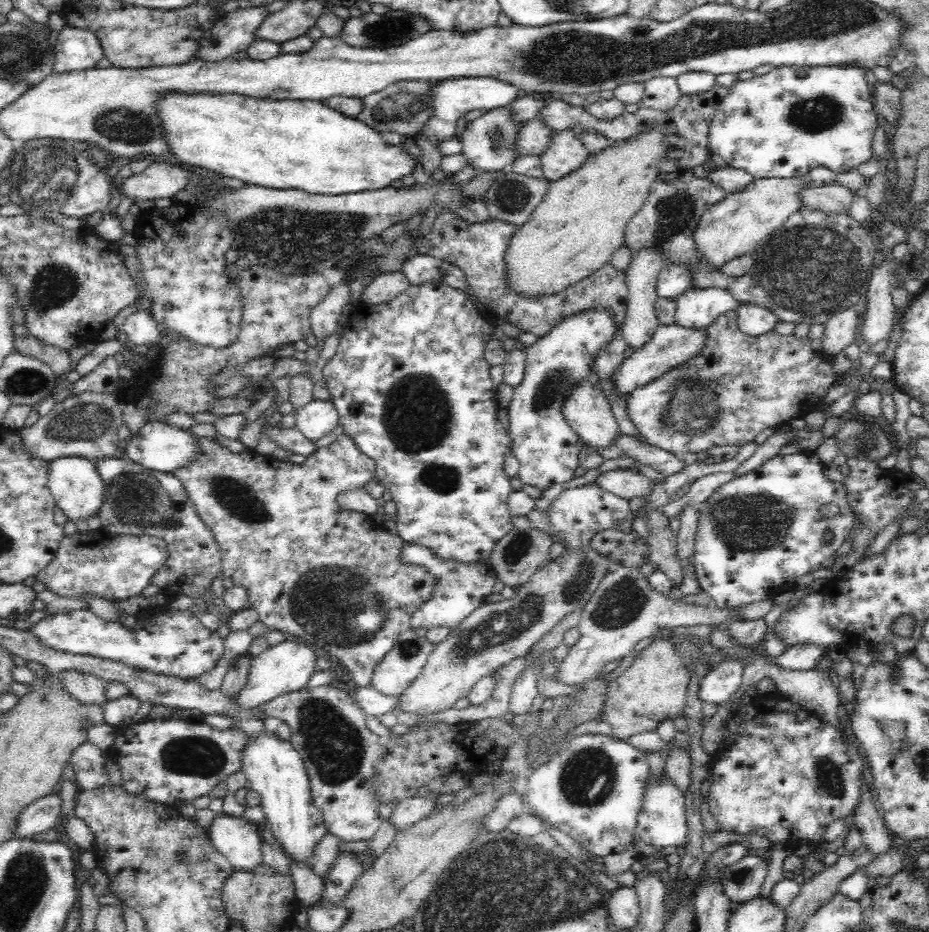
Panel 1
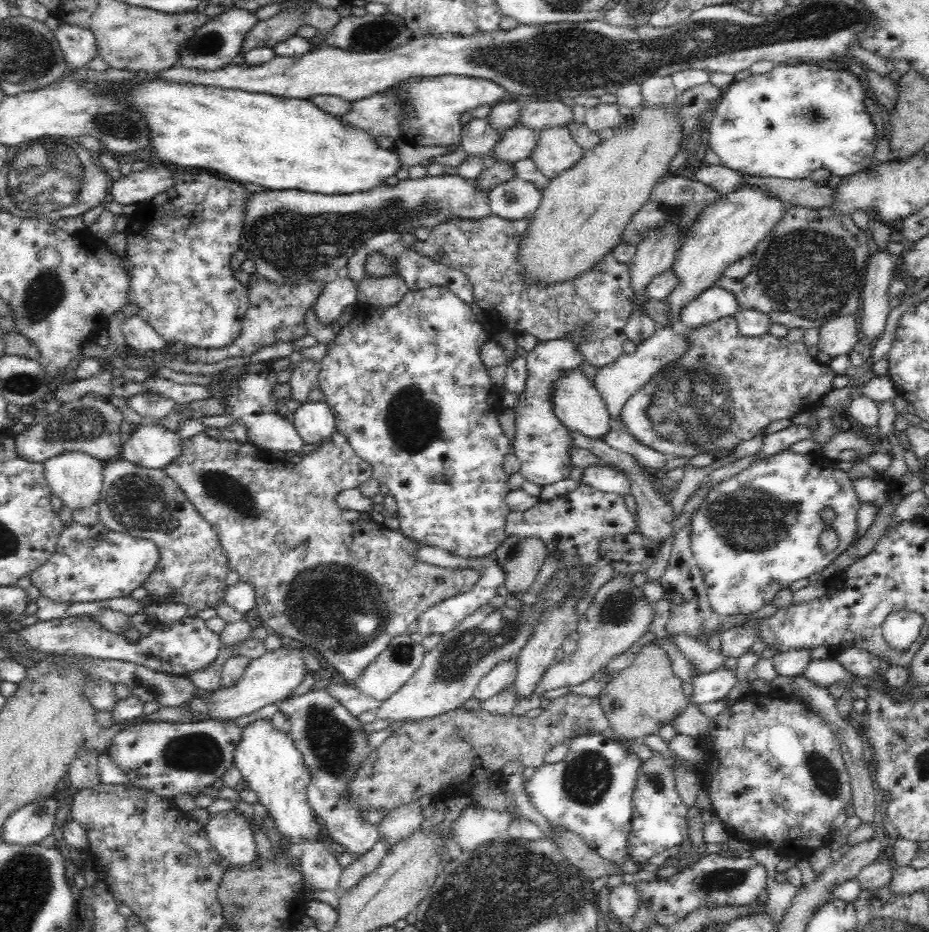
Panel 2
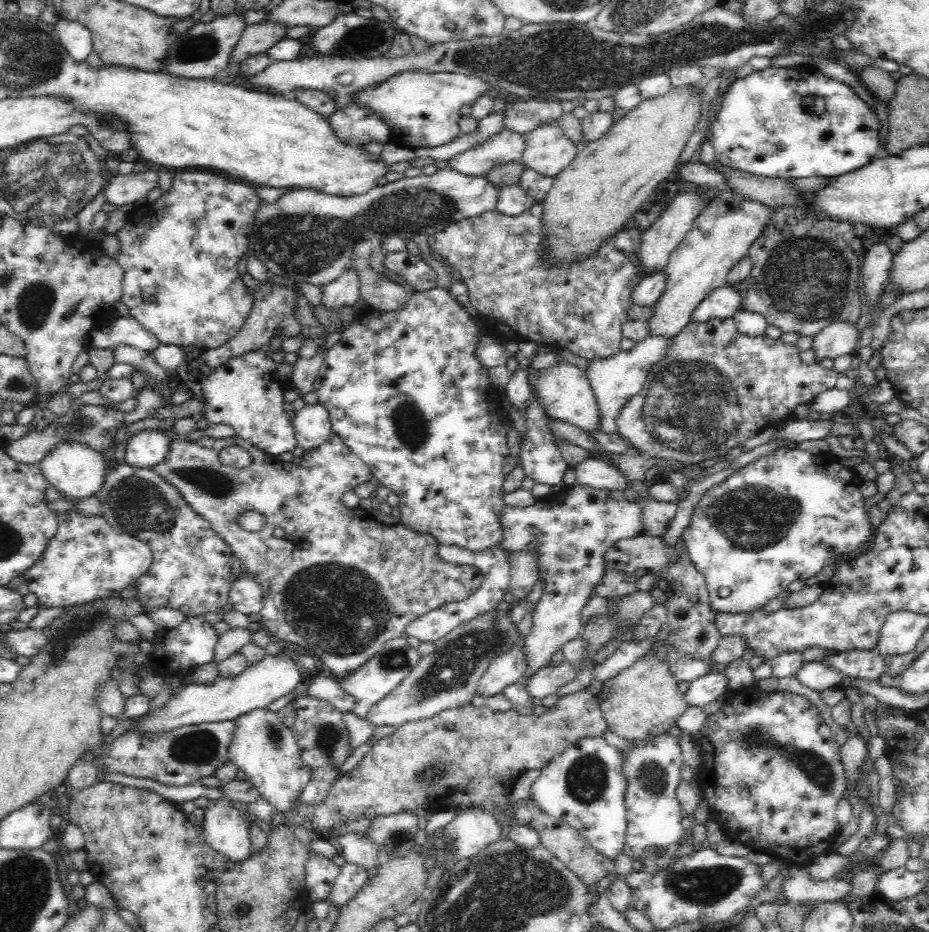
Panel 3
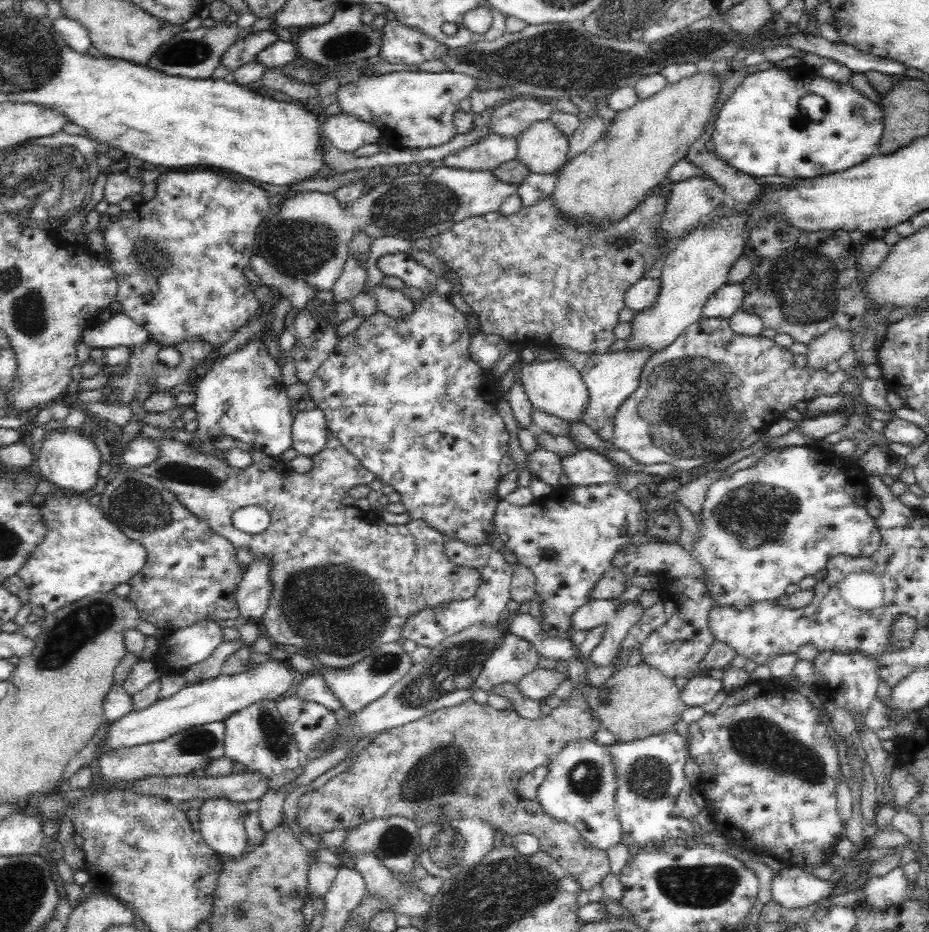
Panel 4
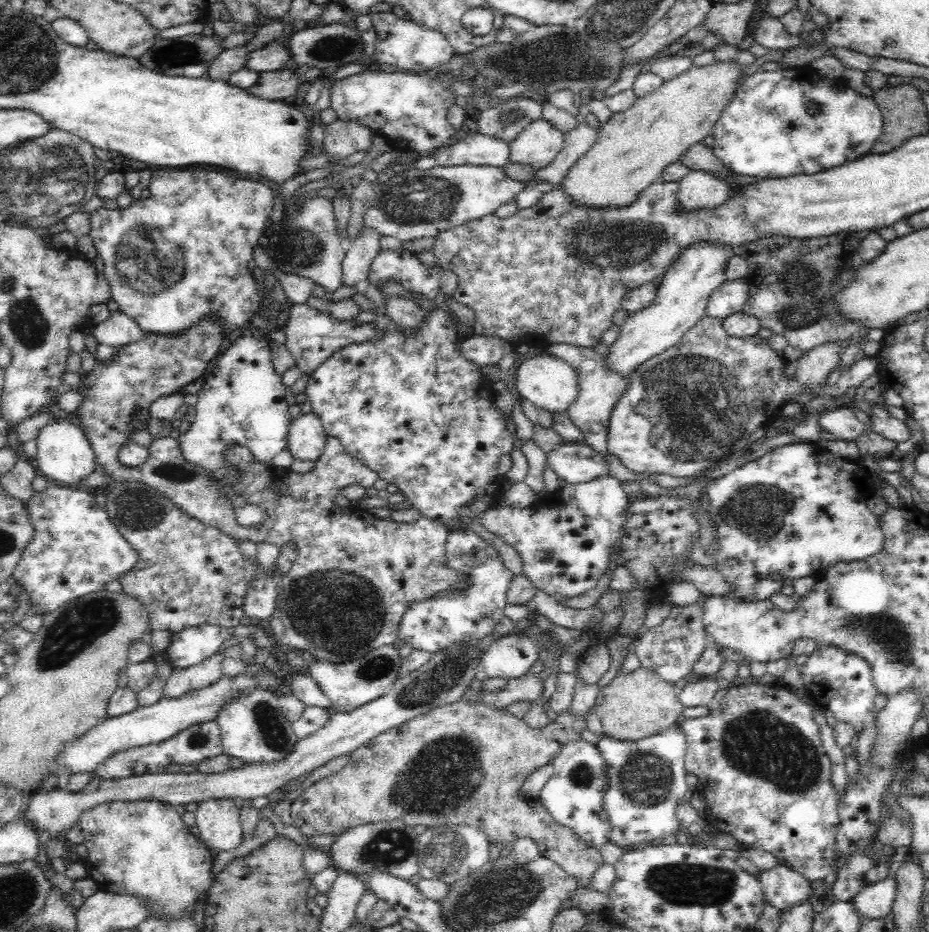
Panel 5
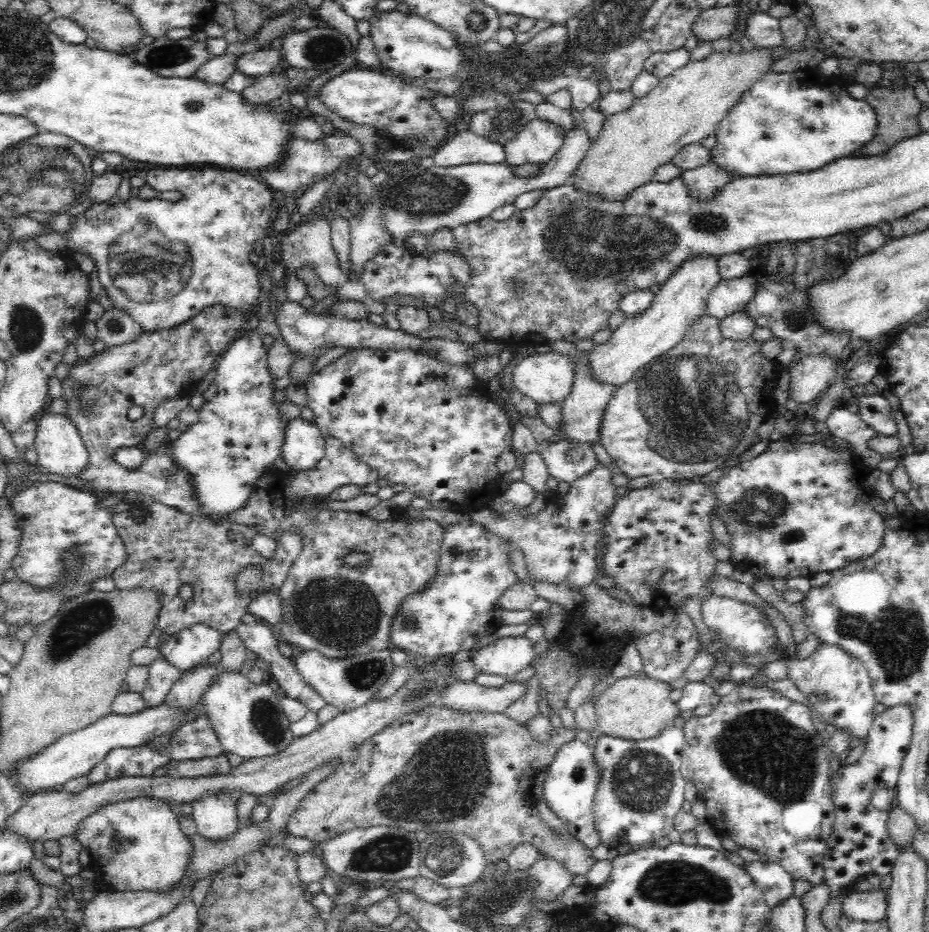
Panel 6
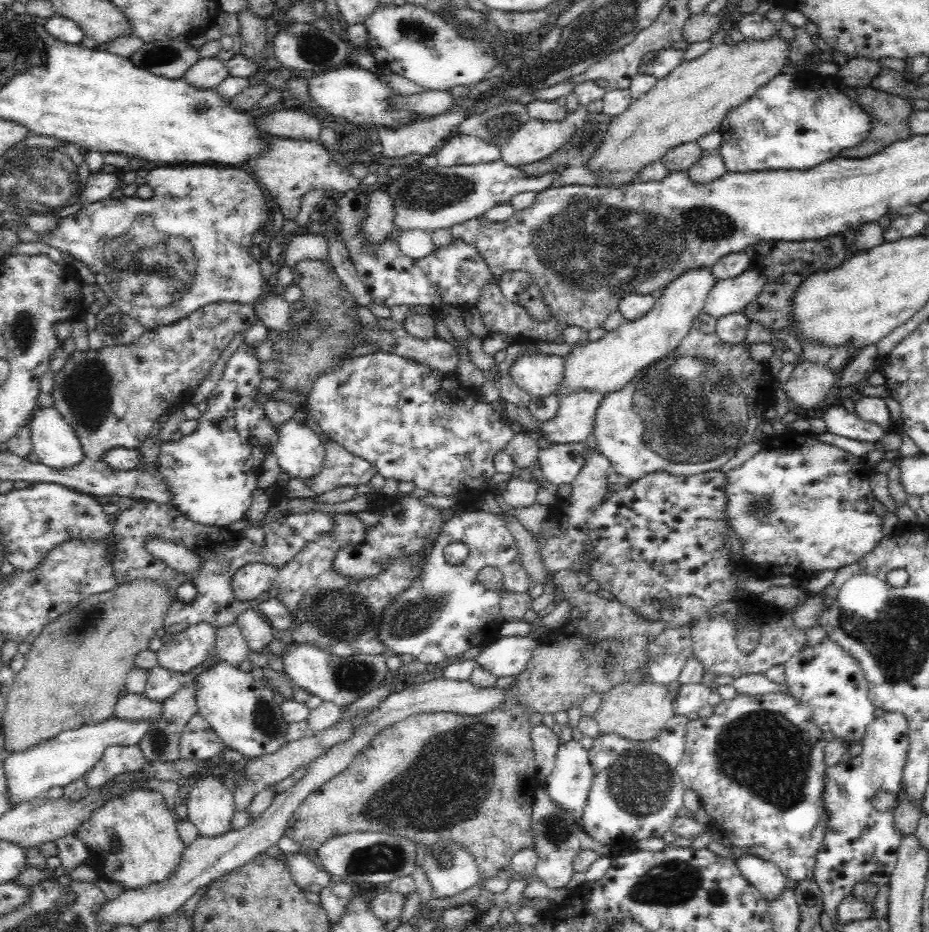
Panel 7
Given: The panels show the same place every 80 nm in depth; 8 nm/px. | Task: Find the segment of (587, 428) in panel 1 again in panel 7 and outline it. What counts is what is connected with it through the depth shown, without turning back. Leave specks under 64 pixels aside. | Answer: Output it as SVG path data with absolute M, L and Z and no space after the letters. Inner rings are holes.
M536 353L523 355L511 364L509 375L531 397L548 397L556 393L562 380L564 357Z

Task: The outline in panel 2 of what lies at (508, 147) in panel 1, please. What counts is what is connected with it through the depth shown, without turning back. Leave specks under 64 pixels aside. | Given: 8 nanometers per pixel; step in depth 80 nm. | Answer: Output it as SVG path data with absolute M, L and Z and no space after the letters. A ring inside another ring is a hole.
M471 119L460 126L461 145L467 154L484 157L485 160L494 160L494 146L502 136L503 131L497 132L490 126L489 119Z

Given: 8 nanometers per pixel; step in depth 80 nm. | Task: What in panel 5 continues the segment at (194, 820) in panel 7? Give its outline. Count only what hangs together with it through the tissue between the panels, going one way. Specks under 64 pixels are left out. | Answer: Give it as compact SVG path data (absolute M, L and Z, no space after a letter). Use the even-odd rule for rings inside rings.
M231 798L208 799L197 803L195 831L215 850L232 850L243 840L239 808Z

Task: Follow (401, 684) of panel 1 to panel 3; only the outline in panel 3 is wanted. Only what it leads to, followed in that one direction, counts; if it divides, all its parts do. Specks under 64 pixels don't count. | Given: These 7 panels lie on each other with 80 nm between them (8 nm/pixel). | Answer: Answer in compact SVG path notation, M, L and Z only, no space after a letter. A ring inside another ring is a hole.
M404 636L389 640L384 643L382 650L374 656L368 658L363 666L352 672L348 677L336 679L337 684L344 693L350 695L354 699L352 712L356 716L364 719L366 712L370 706L374 706L379 700L382 700L392 688L400 685L400 682L411 674L411 671L419 664L420 655L416 653L414 648L408 646L408 642L404 640Z

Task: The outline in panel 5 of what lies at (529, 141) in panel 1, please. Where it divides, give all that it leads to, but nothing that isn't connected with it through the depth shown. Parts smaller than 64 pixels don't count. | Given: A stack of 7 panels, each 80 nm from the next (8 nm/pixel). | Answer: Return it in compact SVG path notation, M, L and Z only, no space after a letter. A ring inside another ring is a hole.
M484 134L462 136L453 140L433 157L438 166L500 166L509 160L508 143Z

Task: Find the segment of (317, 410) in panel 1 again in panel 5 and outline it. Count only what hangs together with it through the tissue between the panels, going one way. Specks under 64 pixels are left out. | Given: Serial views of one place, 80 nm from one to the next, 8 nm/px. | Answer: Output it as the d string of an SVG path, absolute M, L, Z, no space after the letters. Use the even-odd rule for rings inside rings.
M316 413L299 414L288 428L286 449L293 460L317 462L323 453L327 434Z

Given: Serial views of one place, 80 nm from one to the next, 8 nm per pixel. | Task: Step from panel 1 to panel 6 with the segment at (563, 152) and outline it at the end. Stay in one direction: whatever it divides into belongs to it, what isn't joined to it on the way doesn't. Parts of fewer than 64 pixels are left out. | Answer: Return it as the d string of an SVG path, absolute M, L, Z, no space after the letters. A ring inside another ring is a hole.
M536 118L504 144L504 158L513 167L526 163L543 164L550 160L564 144L570 131L560 126Z

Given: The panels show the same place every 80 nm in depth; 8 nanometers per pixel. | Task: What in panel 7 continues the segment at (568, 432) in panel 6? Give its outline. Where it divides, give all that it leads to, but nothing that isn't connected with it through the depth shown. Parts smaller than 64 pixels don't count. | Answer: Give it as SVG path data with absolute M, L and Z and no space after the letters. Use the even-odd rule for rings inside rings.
M586 389L566 395L559 399L554 418L539 422L536 431L551 445L584 443L593 431L594 414L602 398L602 393Z

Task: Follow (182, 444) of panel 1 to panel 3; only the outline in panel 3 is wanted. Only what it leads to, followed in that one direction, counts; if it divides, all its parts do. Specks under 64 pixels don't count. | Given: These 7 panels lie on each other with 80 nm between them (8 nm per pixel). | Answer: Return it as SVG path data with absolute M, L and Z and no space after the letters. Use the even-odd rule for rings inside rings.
M144 430L130 438L125 449L125 459L132 466L154 469L154 466L167 458L170 438L152 430Z

